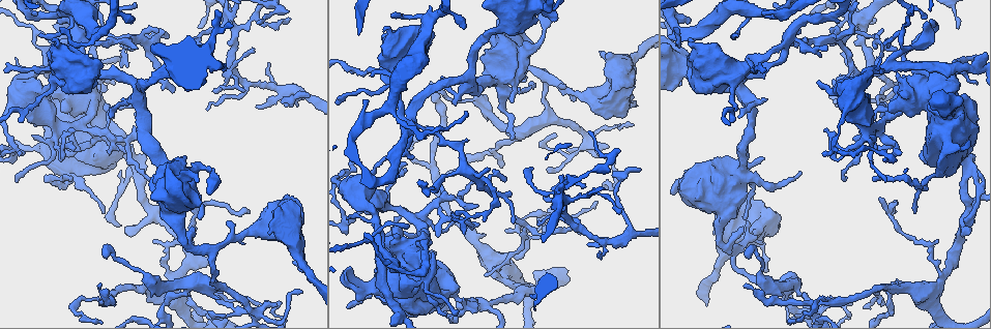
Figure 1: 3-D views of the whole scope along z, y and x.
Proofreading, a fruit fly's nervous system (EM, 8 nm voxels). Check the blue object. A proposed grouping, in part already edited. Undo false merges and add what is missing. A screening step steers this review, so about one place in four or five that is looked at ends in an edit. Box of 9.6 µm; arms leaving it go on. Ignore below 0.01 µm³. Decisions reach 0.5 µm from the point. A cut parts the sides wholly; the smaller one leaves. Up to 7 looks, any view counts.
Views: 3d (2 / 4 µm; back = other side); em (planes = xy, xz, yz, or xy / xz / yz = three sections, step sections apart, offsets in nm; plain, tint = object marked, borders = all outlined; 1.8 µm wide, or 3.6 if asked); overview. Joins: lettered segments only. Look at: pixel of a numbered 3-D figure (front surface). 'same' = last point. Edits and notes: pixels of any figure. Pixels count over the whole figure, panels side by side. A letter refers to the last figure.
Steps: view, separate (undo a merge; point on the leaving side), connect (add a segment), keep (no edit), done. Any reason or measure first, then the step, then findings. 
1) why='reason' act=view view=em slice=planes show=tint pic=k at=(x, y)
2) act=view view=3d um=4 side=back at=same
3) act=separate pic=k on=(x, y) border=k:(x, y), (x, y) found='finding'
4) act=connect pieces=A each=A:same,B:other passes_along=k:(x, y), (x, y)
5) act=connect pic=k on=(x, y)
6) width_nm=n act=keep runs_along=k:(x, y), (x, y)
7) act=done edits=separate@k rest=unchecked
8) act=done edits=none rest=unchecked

why='sudden change in width' act=view view=3d um=4 side=back pic=1 at=(916, 78)

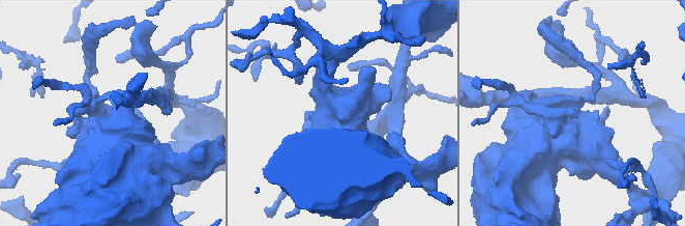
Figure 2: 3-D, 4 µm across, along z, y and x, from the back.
act=view view=em um=3.6 slice=planes show=borders pic=2 at=(106, 114)

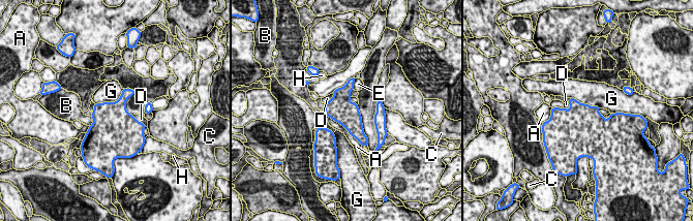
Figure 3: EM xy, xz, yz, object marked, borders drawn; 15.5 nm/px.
width_nm=420 act=keep each=A:other,B:other,C:other,D:other,E:other,G:other,H:other border=3:(123, 89), (116, 100), (95, 104) found='all the same neuron'

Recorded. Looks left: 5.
why='tapers out' act=view view=3d um=4 pic=1 at=(883, 198)

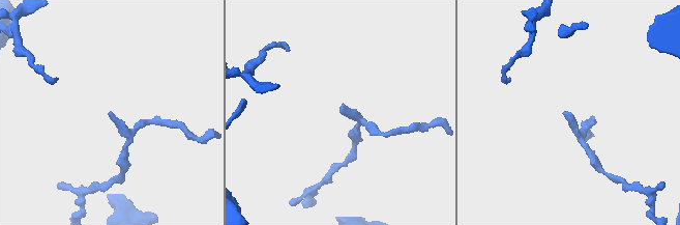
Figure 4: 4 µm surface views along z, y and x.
act=view view=em slice=planes show=borders pic=4 at=(341, 111)

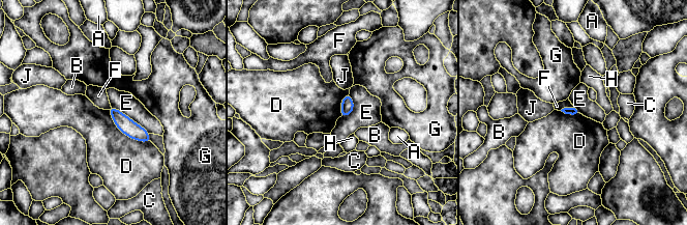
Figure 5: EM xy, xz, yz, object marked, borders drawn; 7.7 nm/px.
act=keep each=A:other,B:other,C:other,D:other,E:other,F:other,G:other,H:other,J:other border=5:(108, 110), (124, 134), (150, 141) found='none of them fits'

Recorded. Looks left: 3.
why='four-way junction' act=view view=3d um=2 pic=1 at=(967, 208)

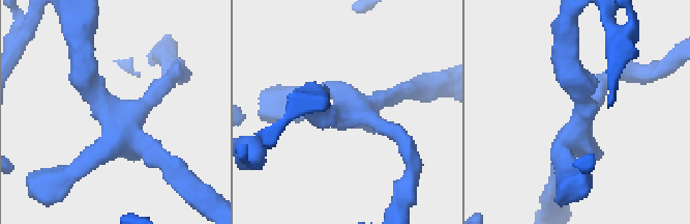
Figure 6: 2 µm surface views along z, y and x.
arms=4 why='need the tissue' act=view view=em slice=planes show=borders pic=6 at=(584, 119)

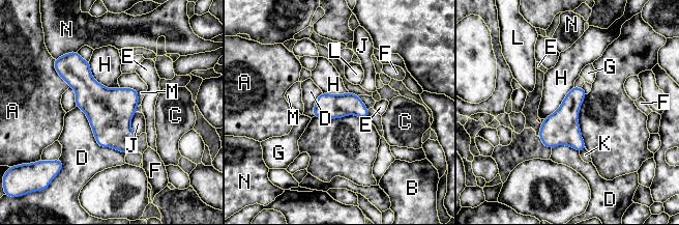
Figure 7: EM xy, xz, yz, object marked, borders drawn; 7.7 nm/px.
longest_contact=D:550nm act=keep each=A:other,B:other,C:other,D:other,E:other,F:other,G:other,H:other,J:other,K:other,L:other,M:other,N:other border=7:(88, 61), (98, 82), (119, 87) found='continuous, no second neuron'

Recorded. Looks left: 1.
act=done edits=none rest=unchecked

